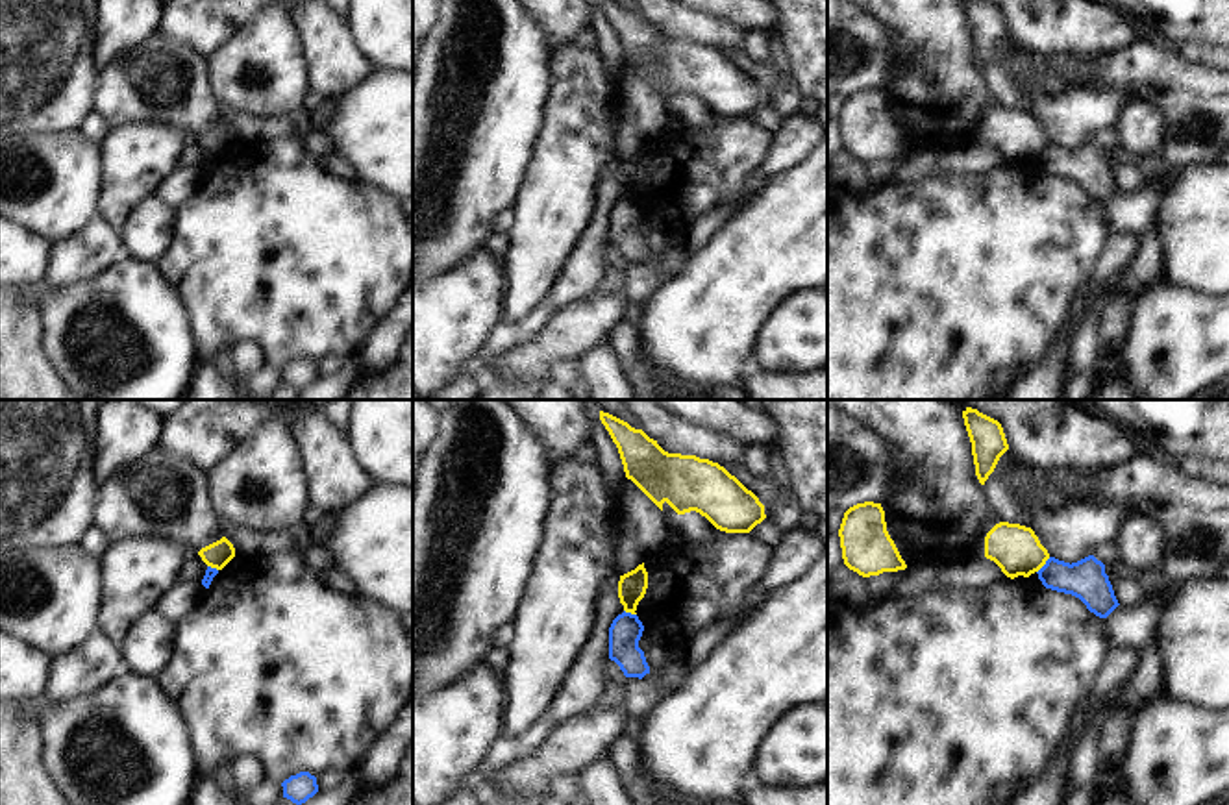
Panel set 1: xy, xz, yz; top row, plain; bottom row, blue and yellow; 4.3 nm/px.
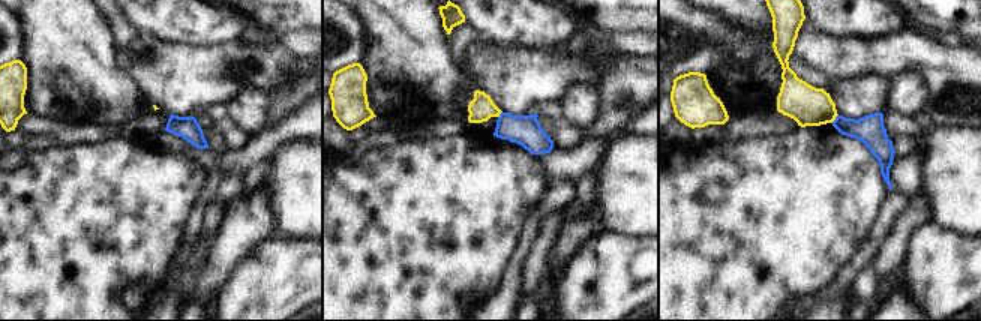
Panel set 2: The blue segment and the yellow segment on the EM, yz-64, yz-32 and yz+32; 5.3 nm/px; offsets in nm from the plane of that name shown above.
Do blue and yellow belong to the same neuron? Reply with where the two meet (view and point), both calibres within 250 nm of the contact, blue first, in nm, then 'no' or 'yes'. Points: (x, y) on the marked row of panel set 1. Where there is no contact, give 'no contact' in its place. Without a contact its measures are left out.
contact yz (1044, 565); calibres 170 and 220 nm; no

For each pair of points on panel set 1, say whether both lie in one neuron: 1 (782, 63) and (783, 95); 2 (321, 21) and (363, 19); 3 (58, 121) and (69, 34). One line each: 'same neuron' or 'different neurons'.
1: same neuron
2: different neurons
3: same neuron

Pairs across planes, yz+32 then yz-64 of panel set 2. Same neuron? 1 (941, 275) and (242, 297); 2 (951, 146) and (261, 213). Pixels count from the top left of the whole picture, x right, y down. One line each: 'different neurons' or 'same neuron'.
1: same neuron
2: different neurons

